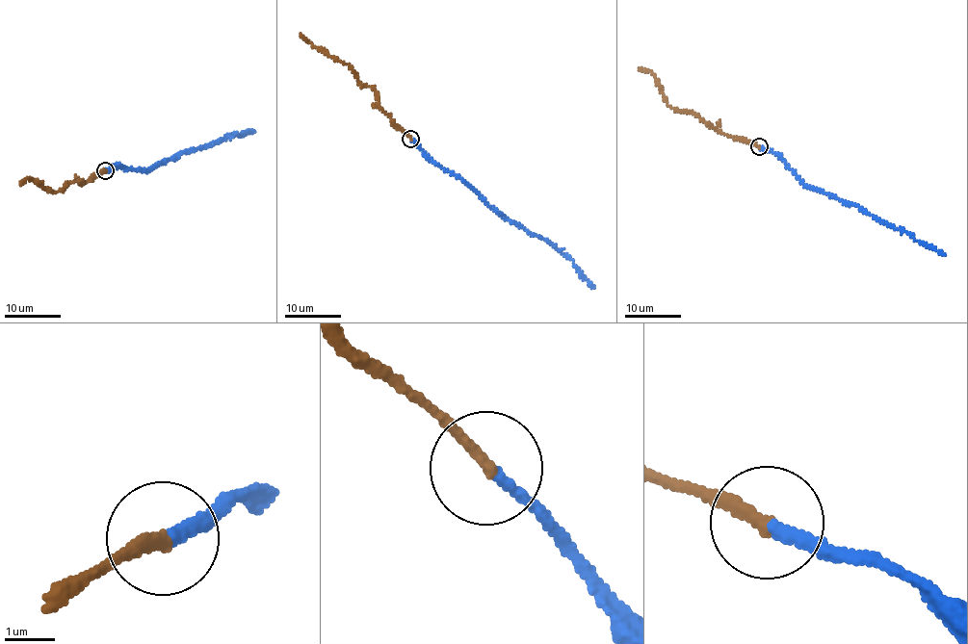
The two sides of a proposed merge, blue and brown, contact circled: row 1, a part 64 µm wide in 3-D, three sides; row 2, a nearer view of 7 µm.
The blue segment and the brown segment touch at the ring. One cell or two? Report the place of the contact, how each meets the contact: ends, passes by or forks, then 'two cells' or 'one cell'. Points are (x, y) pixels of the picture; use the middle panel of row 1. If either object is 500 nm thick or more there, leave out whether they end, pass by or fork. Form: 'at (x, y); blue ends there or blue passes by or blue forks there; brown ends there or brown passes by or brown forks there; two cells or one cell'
at (410, 139); blue ends there; brown ends there; one cell

